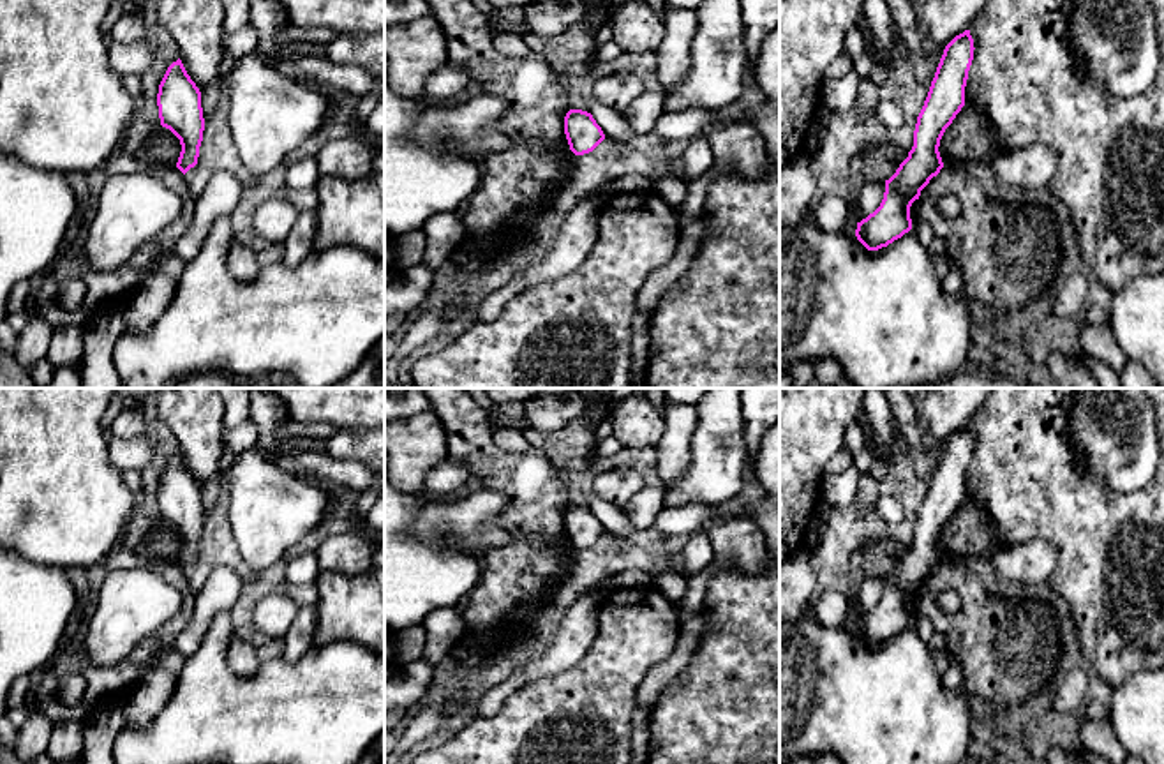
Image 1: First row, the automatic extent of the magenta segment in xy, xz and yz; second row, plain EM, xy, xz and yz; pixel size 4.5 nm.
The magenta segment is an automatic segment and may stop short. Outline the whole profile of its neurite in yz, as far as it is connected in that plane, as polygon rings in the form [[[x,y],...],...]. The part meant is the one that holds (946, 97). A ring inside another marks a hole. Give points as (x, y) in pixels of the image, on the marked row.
[[[970,30],[944,49],[924,106],[917,116],[914,146],[885,180],[880,206],[857,222],[855,236],[868,251],[887,247],[912,229],[910,206],[944,168],[938,146],[945,129],[965,106],[965,86],[974,60]]]

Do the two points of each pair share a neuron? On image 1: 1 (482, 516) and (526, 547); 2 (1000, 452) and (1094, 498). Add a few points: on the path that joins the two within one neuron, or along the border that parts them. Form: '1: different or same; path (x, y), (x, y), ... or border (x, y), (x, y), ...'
1: different; border (503, 528), (508, 531)
2: same; path (1023, 473), (1052, 496), (1071, 498)

